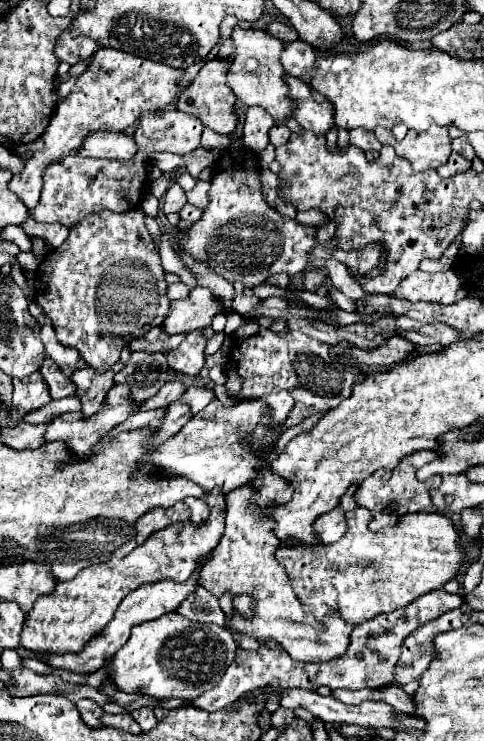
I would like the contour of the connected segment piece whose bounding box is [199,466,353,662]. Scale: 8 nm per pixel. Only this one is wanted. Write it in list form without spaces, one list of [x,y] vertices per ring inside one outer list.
[[[269,466],[261,468],[257,472],[257,478],[265,478],[265,490],[256,493],[249,490],[249,486],[243,486],[231,490],[225,496],[227,504],[225,538],[221,538],[221,544],[217,546],[217,550],[213,550],[211,558],[205,562],[199,574],[199,584],[207,588],[215,598],[221,598],[225,592],[229,592],[231,596],[249,594],[253,598],[255,606],[249,622],[241,612],[233,610],[231,620],[227,624],[229,630],[249,636],[257,642],[271,638],[279,642],[293,660],[303,662],[333,660],[345,652],[345,646],[349,646],[349,634],[353,626],[337,618],[337,614],[329,614],[329,622],[325,622],[325,626],[319,626],[319,622],[315,622],[313,616],[303,612],[301,602],[295,598],[291,584],[285,578],[285,568],[273,556],[273,552],[279,548],[272,529],[274,522],[270,518],[265,518],[261,509],[273,503],[287,503],[295,489],[277,474],[269,474]]]

